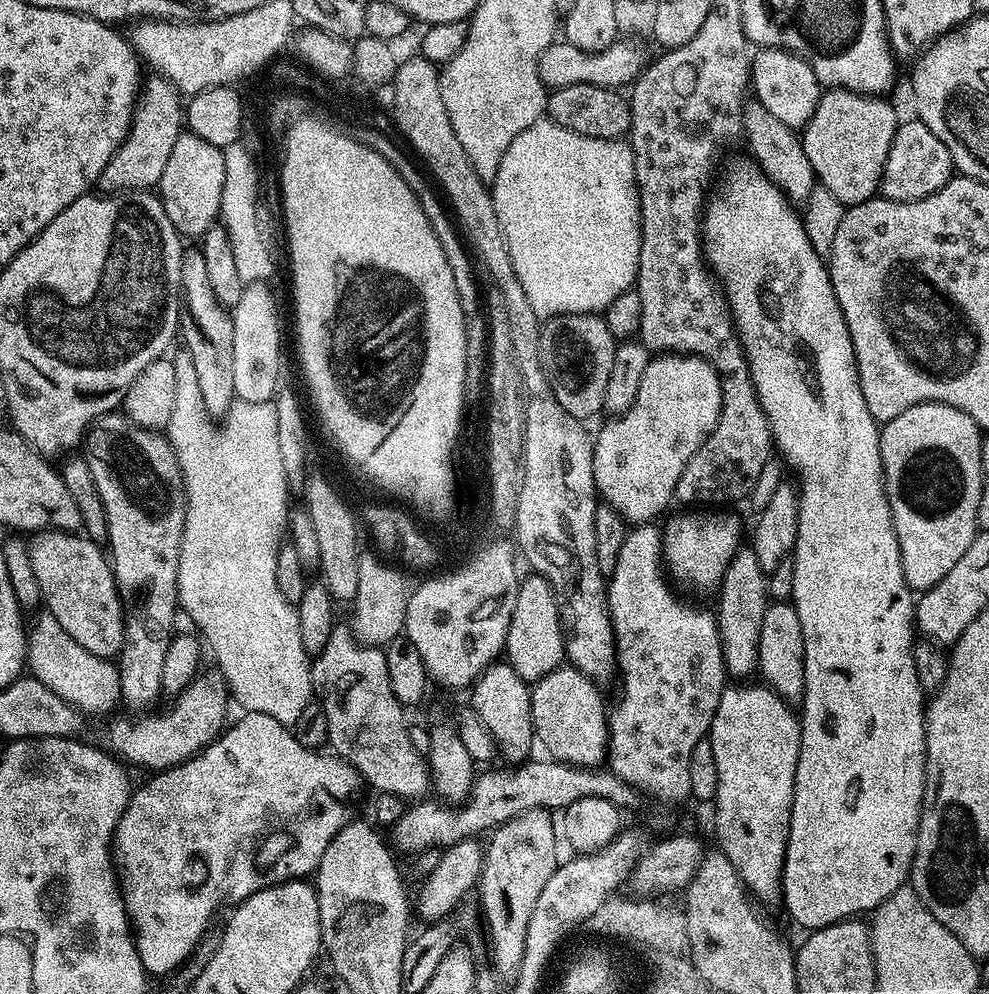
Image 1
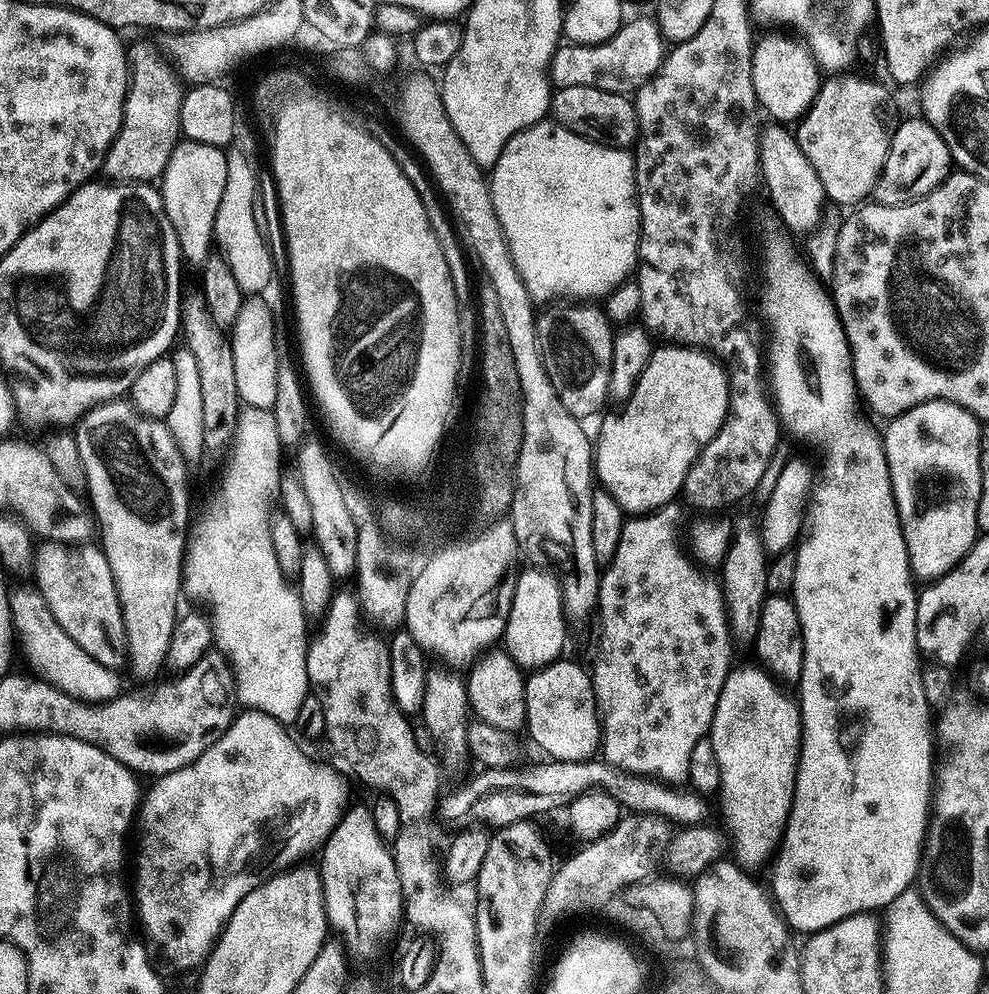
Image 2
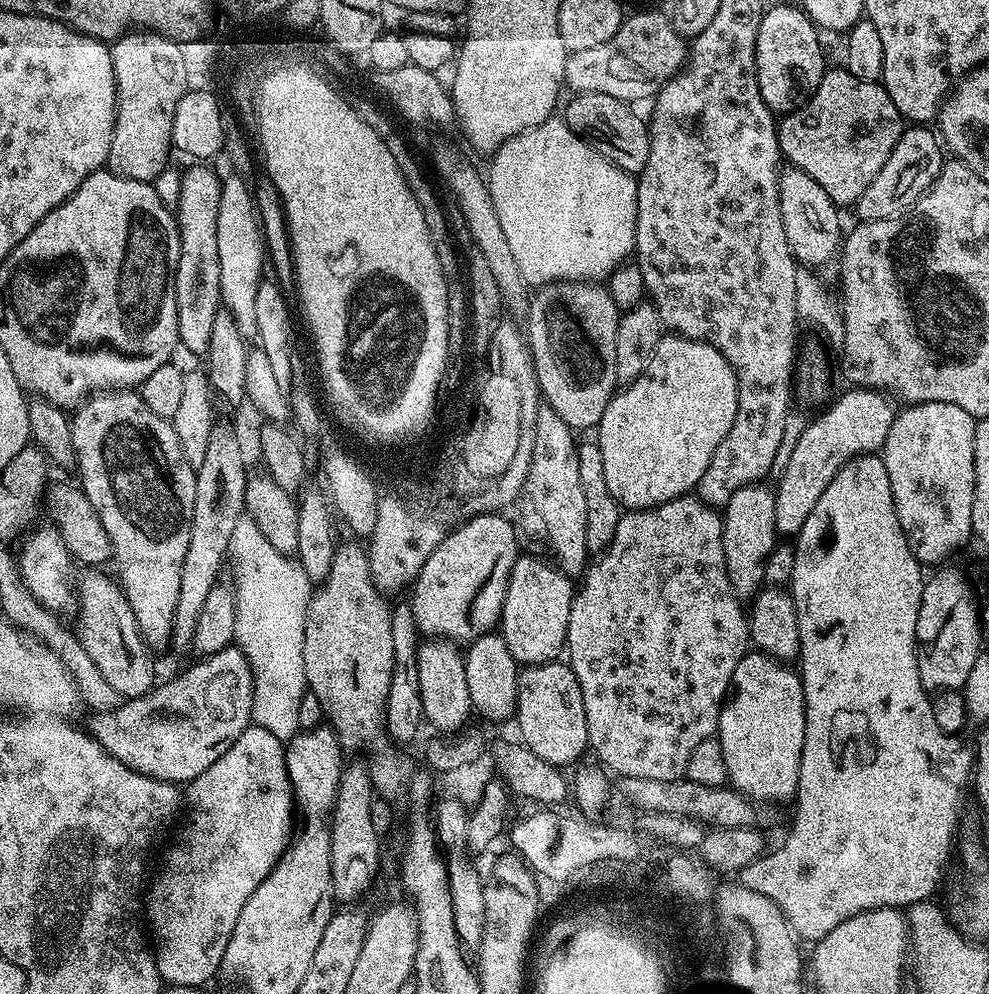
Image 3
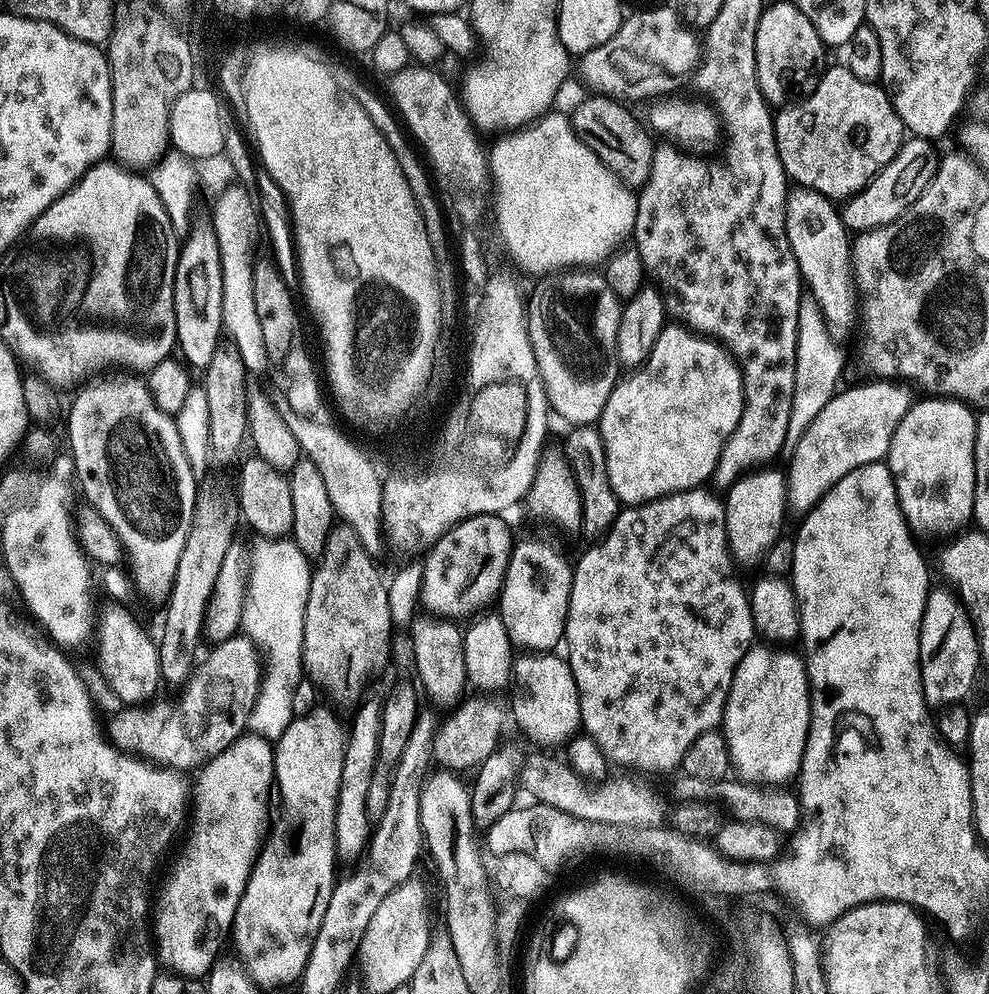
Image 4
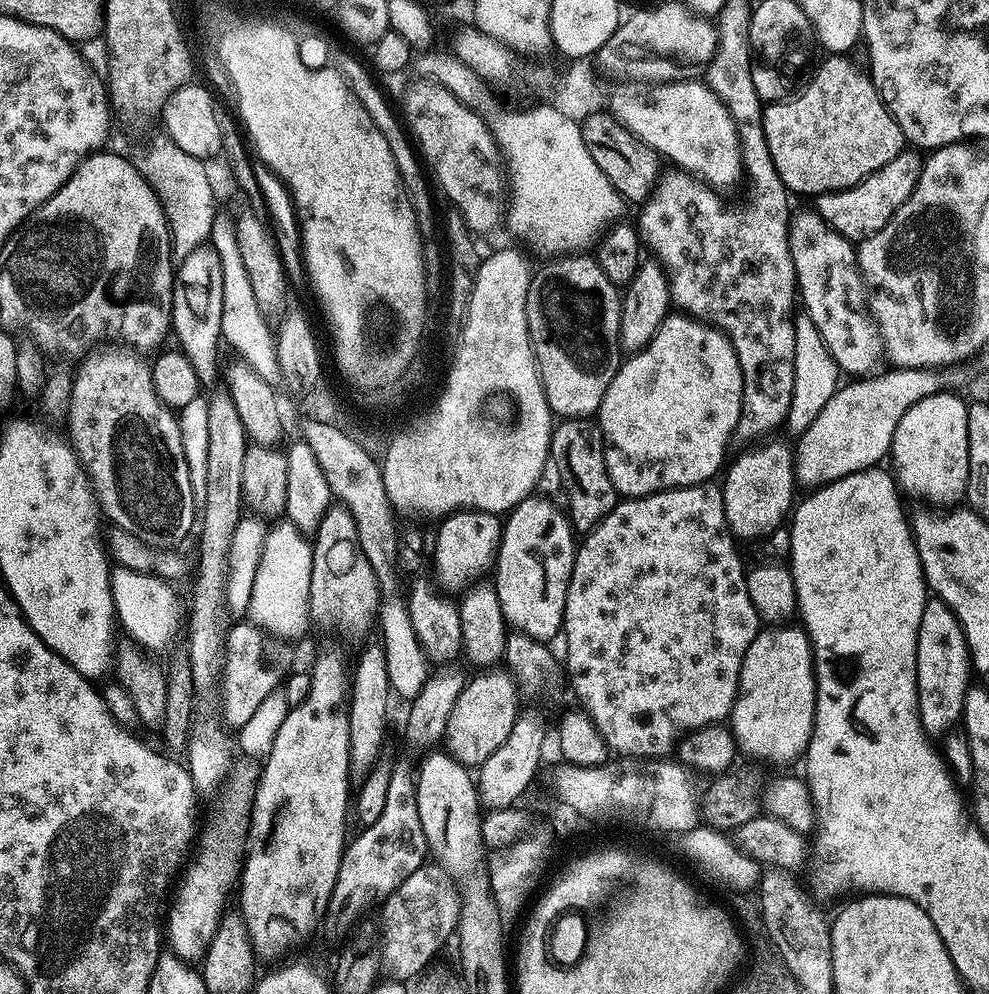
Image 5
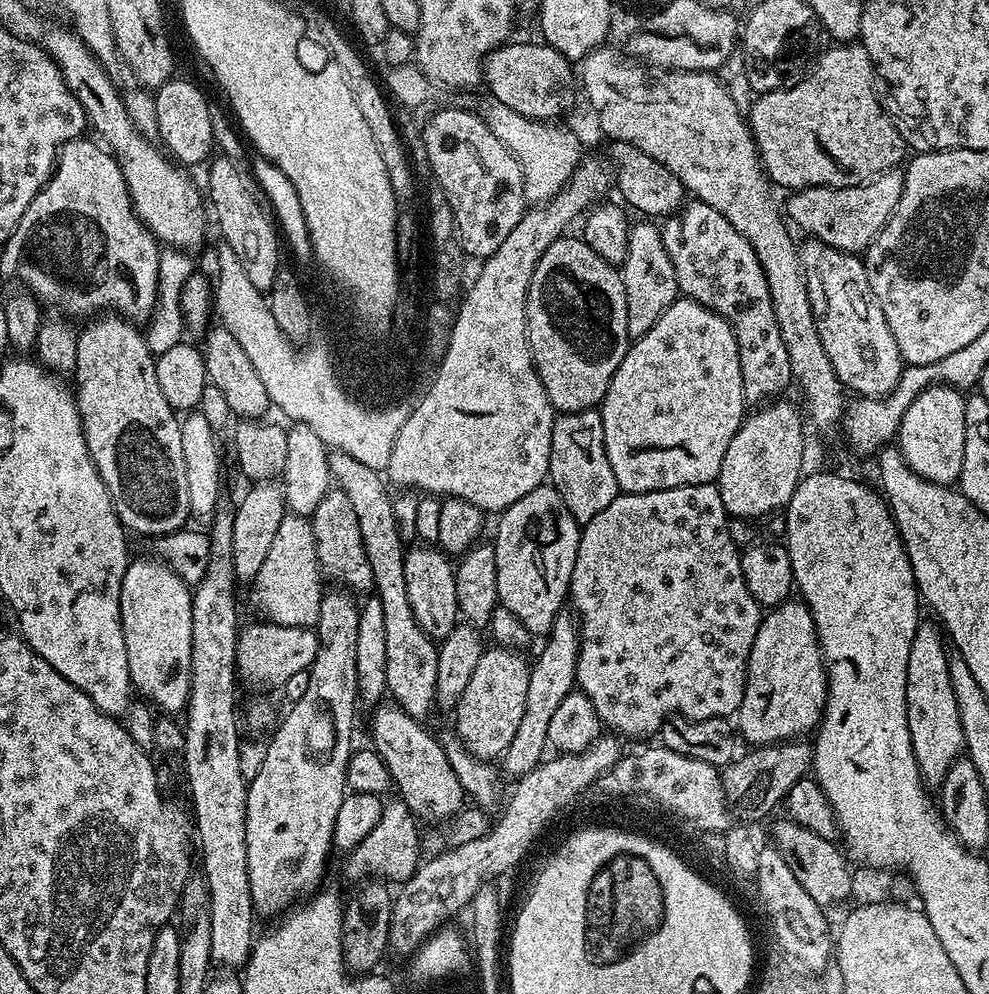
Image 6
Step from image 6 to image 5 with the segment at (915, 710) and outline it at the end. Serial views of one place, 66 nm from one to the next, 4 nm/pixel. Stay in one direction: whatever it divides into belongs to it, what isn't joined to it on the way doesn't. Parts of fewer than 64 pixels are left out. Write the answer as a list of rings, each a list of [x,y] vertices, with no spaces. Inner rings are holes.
[[[929,599],[928,605],[922,610],[922,622],[918,626],[918,642],[916,643],[916,691],[918,696],[918,710],[920,711],[920,725],[929,737],[943,737],[951,733],[952,728],[961,723],[964,714],[964,694],[970,687],[970,657],[968,644],[964,641],[964,634],[960,631],[960,624],[949,608],[941,605],[939,599]]]

